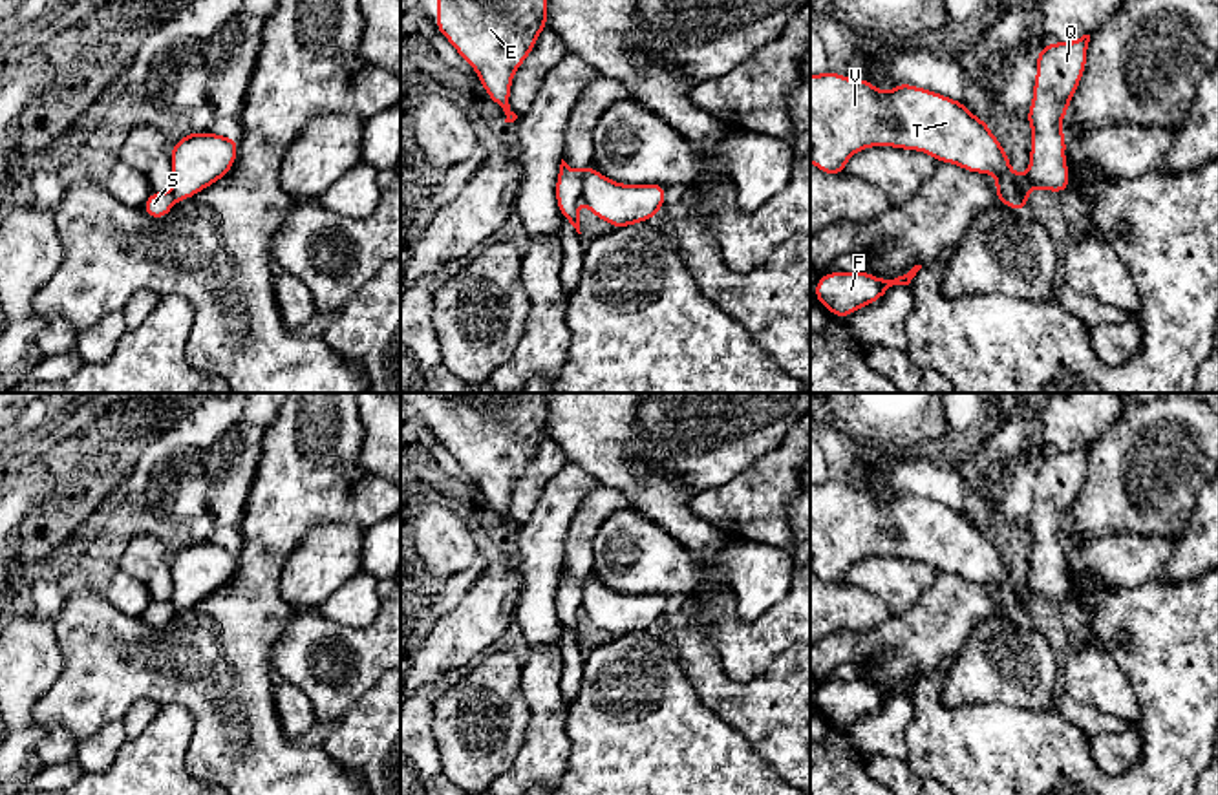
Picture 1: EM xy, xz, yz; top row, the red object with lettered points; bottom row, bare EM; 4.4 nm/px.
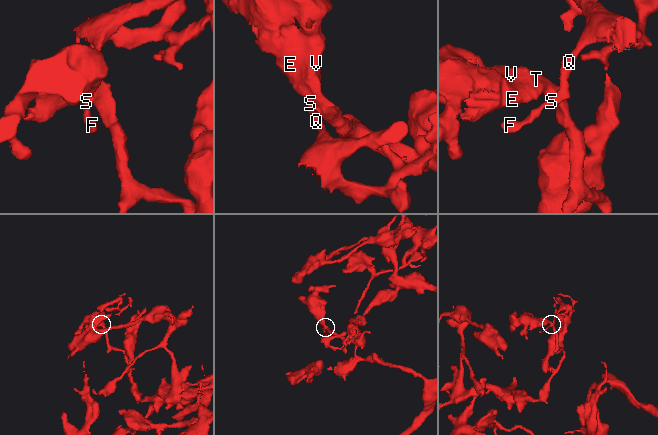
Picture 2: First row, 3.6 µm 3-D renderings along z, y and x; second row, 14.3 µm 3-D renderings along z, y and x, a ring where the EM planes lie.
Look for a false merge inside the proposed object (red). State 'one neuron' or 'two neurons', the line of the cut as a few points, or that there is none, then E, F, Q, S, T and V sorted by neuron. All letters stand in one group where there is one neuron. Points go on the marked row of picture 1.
two neurons; cut in xz along (584, 170), (580, 198); E T V / F Q S

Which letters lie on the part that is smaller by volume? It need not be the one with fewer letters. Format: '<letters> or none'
F, Q, S

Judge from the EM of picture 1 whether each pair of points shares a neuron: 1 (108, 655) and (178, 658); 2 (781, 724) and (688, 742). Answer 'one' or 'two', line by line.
1: one
2: two

